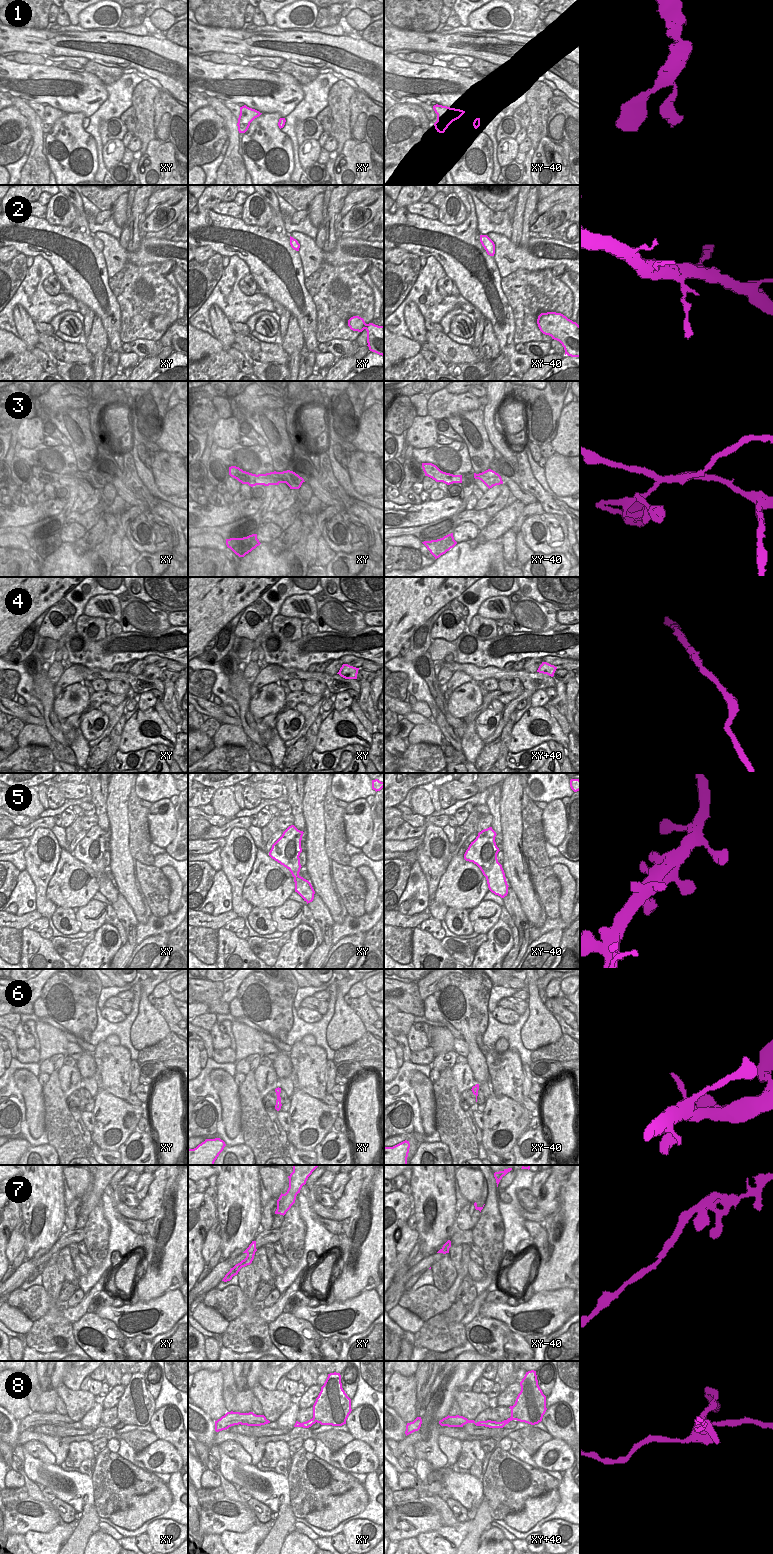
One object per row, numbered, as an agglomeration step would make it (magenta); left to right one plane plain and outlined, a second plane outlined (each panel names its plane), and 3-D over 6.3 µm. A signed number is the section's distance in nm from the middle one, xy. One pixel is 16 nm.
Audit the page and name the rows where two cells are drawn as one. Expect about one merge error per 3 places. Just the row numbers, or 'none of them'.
2, 3, 7, 8.

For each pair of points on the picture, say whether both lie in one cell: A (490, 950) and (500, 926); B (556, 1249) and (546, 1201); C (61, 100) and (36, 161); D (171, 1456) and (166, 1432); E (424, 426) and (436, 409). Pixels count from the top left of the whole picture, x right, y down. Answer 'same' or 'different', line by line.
A: same
B: different
C: different
D: different
E: different

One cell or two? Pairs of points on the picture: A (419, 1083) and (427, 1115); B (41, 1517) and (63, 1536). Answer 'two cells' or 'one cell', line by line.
A: one cell
B: two cells

